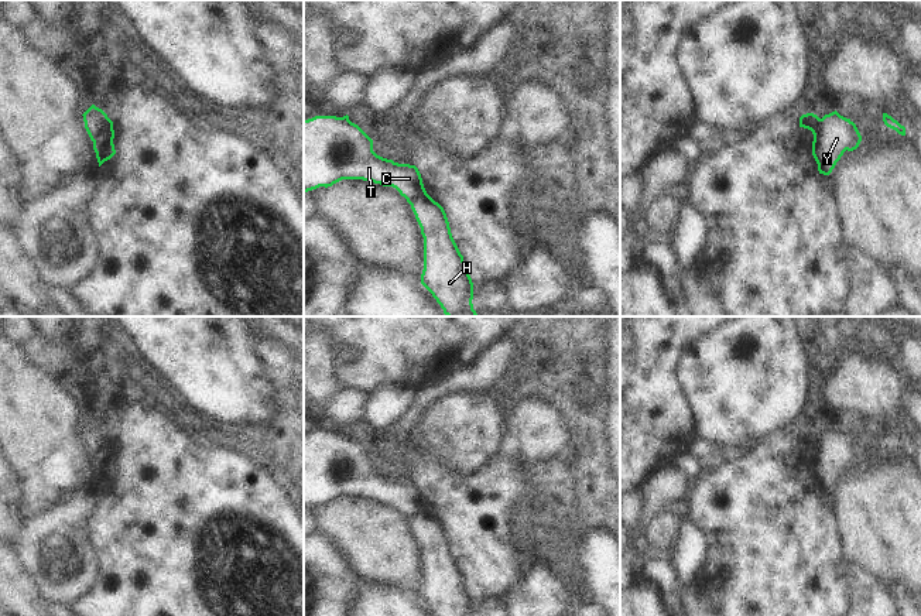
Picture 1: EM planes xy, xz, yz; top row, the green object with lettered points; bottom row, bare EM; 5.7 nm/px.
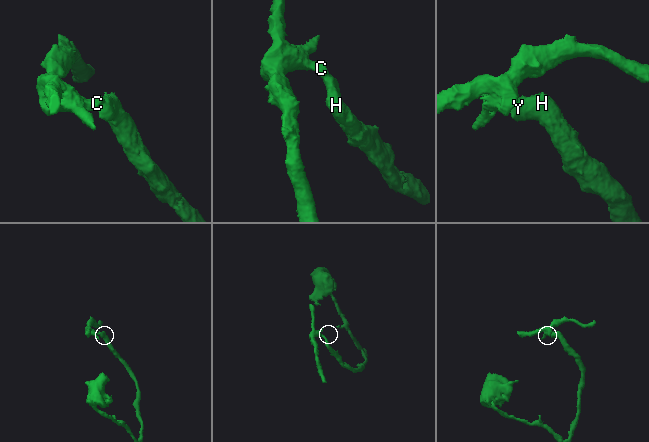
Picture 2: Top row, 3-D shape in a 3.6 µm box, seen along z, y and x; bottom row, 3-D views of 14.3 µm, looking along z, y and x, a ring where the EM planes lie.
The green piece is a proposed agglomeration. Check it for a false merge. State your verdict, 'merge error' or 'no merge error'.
merge error

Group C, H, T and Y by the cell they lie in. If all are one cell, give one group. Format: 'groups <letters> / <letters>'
groups C T / H Y

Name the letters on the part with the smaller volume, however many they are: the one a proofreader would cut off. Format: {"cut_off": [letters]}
{"cut_off": ["C", "T"]}

